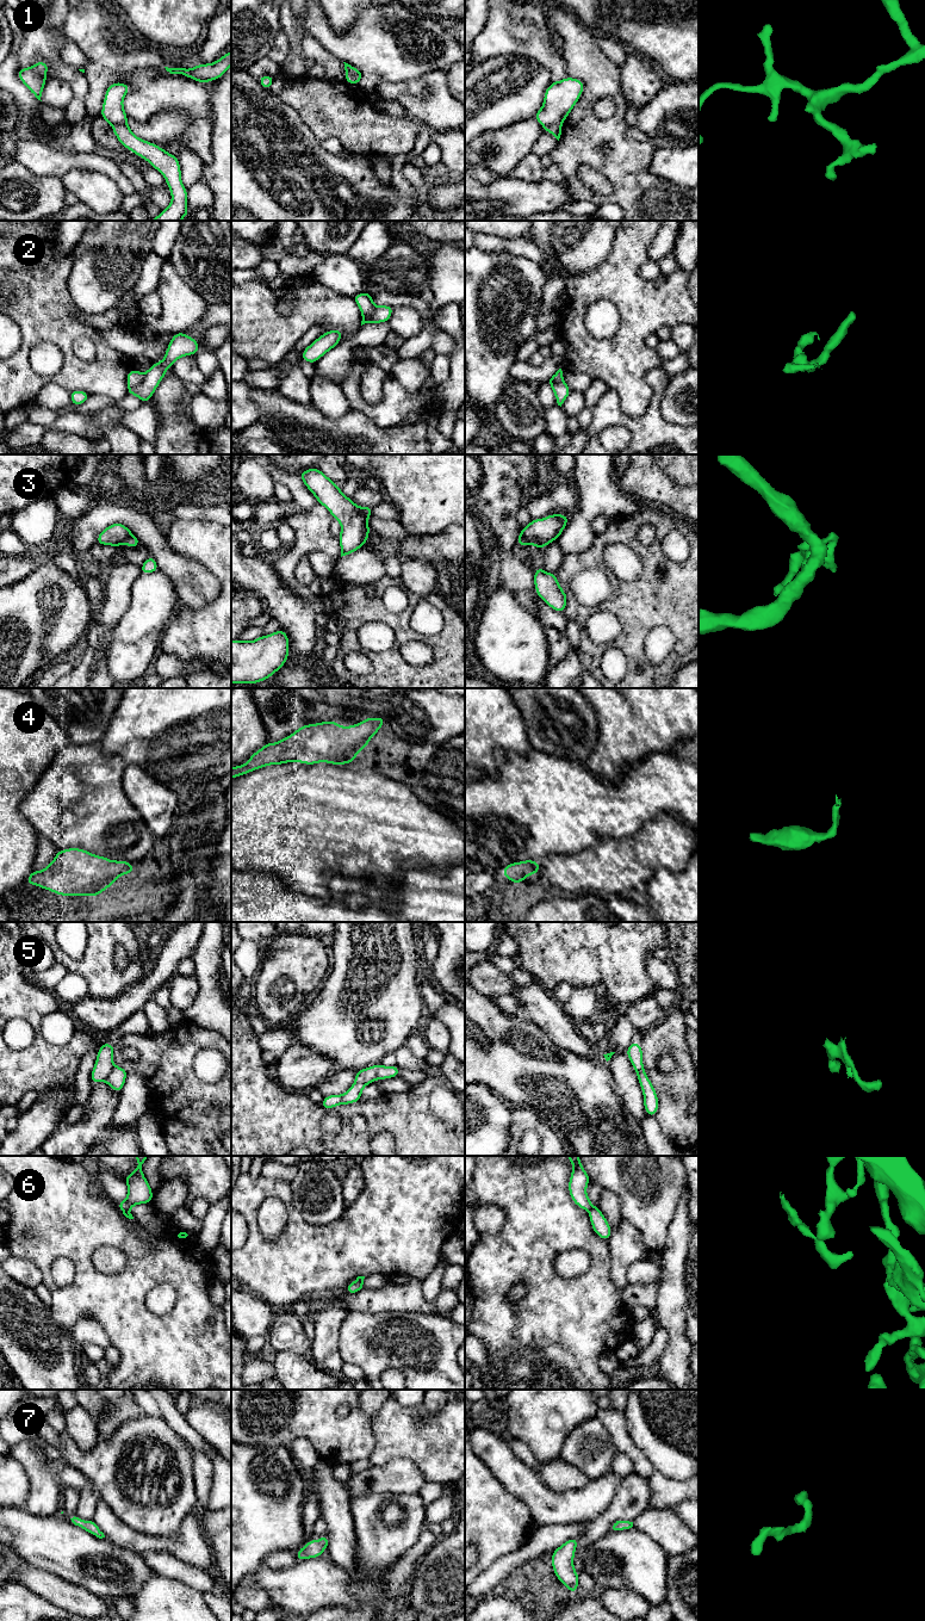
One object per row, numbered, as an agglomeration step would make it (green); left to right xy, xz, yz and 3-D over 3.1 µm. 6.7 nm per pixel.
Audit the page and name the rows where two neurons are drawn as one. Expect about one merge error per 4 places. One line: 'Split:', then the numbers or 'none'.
Split: 1, 2, 5, 6

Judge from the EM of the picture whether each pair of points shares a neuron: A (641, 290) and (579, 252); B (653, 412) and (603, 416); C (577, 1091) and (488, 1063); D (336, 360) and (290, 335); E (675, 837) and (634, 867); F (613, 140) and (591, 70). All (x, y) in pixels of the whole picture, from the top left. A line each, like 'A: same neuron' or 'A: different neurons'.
A: different neurons
B: same neuron
C: same neuron
D: different neurons
E: same neuron
F: same neuron

